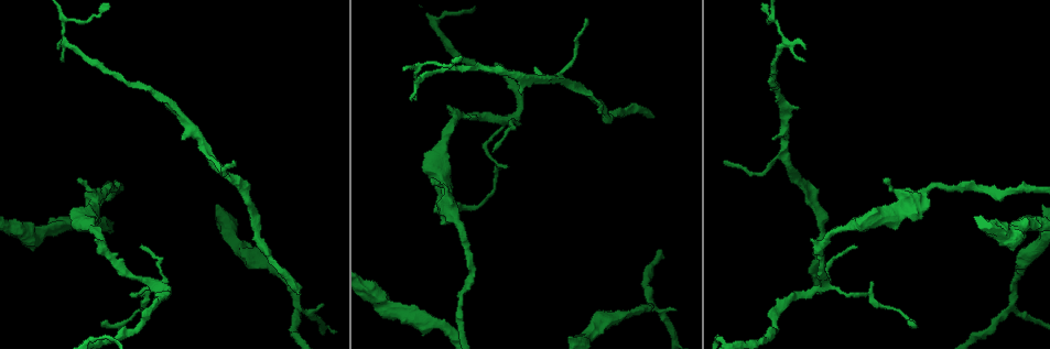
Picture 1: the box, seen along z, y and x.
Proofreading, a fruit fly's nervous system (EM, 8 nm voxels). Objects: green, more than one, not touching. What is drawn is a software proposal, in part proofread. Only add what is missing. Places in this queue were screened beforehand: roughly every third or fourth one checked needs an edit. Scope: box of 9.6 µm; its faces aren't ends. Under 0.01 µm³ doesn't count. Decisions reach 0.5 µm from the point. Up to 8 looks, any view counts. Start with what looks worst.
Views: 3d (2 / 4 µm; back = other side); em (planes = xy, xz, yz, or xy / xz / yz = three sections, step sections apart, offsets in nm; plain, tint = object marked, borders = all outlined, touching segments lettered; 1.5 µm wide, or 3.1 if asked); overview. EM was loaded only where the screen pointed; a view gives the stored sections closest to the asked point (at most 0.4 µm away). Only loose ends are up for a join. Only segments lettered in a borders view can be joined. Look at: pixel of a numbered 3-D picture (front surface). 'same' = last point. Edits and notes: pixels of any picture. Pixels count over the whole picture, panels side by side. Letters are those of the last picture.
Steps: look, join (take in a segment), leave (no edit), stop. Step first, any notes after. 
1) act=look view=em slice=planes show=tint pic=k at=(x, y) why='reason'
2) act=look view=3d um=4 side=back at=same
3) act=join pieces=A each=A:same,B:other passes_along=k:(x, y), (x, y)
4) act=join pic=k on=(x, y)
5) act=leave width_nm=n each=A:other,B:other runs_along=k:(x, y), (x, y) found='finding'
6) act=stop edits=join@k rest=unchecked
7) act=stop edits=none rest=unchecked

act=look view=em slice=xy step=8 show=tint pic=1 at=(819, 281) why='end of a long branch'

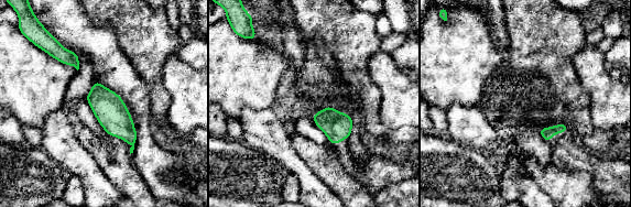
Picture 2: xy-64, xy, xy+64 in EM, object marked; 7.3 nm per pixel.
act=look view=em slice=xy step=8 show=borders at=same why='see the neighbours'

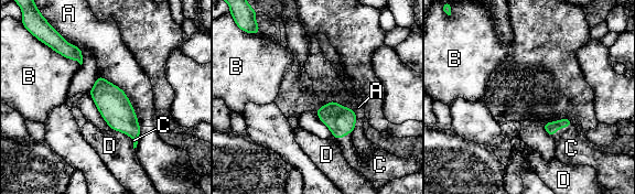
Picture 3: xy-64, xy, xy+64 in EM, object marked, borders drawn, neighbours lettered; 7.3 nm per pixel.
act=join pieces=C width_nm=160 each=A:other,B:other,C:same,D:other found='it goes on there'

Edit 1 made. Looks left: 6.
act=look view=em slice=planes show=borders pic=1 at=(102, 323)

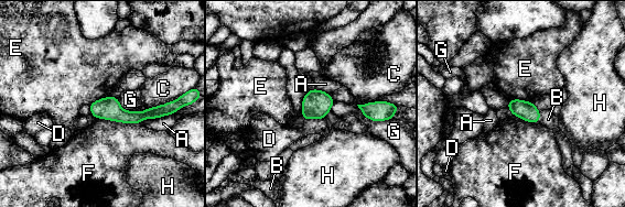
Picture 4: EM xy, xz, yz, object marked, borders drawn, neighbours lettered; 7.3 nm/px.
act=join pieces=B width_nm=140 longest_contact=F:340nm each=A:other,B:same,C:other,D:other,E:other,F:other,G:other,H:other found='the neuron continues'

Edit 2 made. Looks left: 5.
act=look view=overview why='redraw'

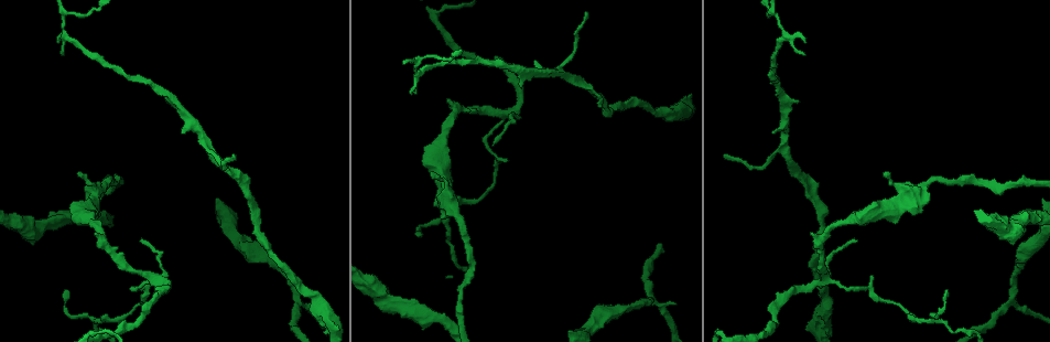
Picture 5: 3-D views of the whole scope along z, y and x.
act=look view=3d um=2 pic=5 at=(412, 92) why='tapers out'

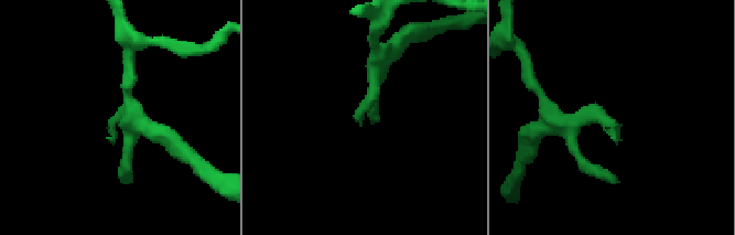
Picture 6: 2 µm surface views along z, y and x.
act=look view=em slice=planes show=borders pic=6 at=(361, 122) why='shape alone is not enough'

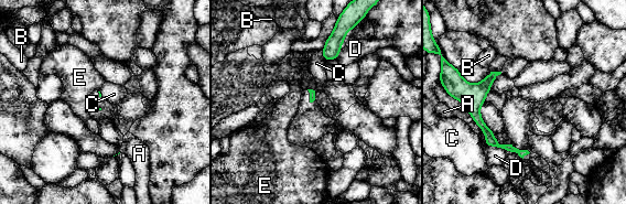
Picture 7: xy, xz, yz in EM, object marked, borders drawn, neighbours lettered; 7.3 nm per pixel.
act=leave each=A:other,B:other,C:other,D:other,E:other border=7:(321, 51), (325, 60) found='no lettered segment goes on from it'

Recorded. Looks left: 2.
act=stop edits=join@3,join@4 rest=unchecked

